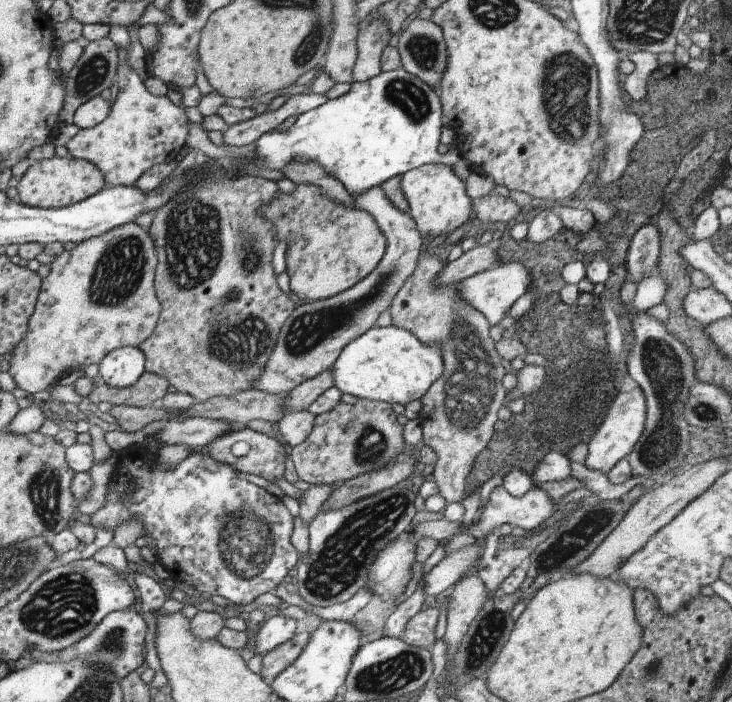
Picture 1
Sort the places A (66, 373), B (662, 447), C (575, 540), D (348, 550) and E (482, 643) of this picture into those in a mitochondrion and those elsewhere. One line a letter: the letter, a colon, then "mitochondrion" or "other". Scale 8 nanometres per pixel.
A: other
B: mitochondrion
C: mitochondrion
D: mitochondrion
E: mitochondrion

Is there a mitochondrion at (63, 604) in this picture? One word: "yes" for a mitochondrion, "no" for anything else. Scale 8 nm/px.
yes

